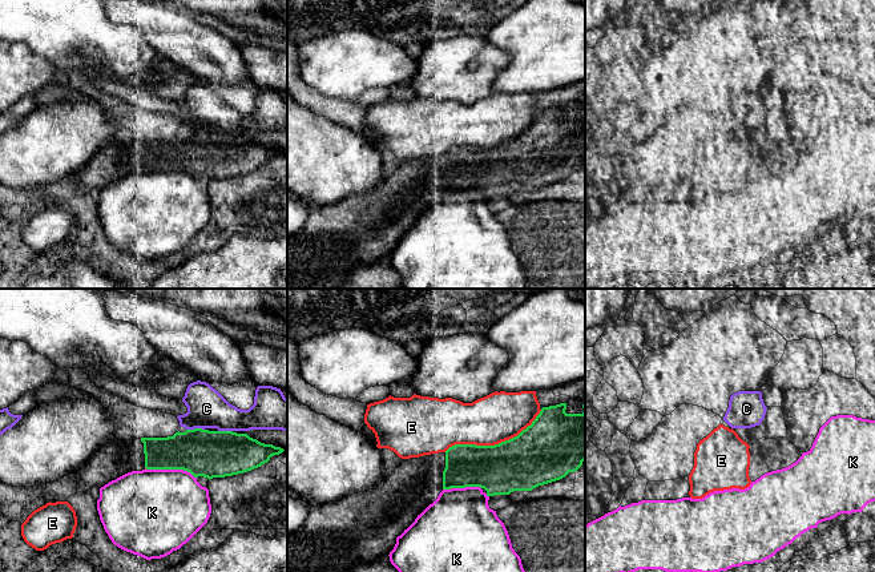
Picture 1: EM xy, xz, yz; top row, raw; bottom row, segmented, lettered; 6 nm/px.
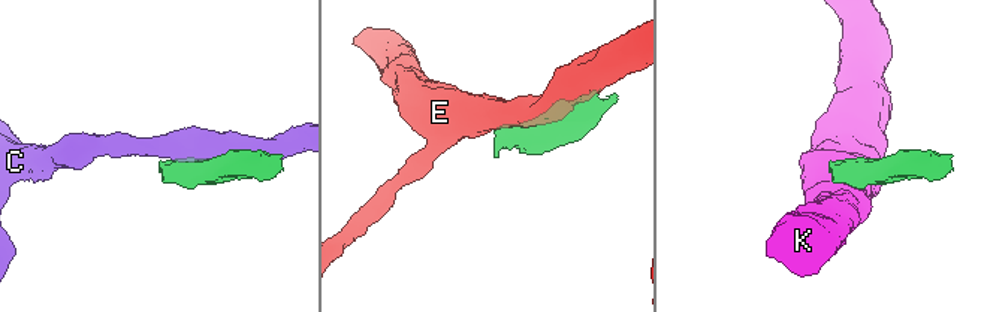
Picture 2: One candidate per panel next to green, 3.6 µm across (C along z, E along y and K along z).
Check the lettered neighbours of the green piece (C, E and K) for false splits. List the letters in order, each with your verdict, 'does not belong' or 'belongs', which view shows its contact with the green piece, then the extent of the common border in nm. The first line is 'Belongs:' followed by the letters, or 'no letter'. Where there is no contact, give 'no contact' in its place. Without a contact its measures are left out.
Belongs: no letter
C: does not belong | xy | 110 nm
E: does not belong | xz | 650 nm
K: does not belong | xy | 320 nm

